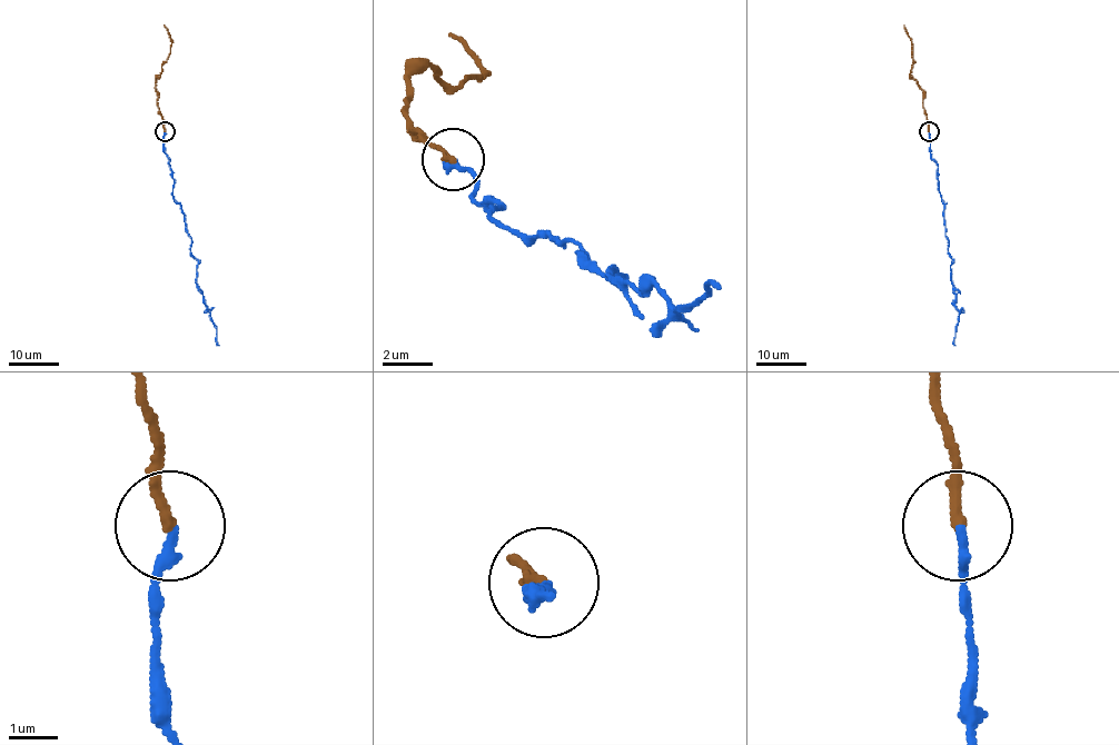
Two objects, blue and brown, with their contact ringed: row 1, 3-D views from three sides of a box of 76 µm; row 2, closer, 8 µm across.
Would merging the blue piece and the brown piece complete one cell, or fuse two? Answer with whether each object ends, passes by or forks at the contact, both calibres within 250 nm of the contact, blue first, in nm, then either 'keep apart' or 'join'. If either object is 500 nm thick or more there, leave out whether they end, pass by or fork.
blue ends there; brown ends there; 200 nm thick on the blue side, 240 nm on the other; join

